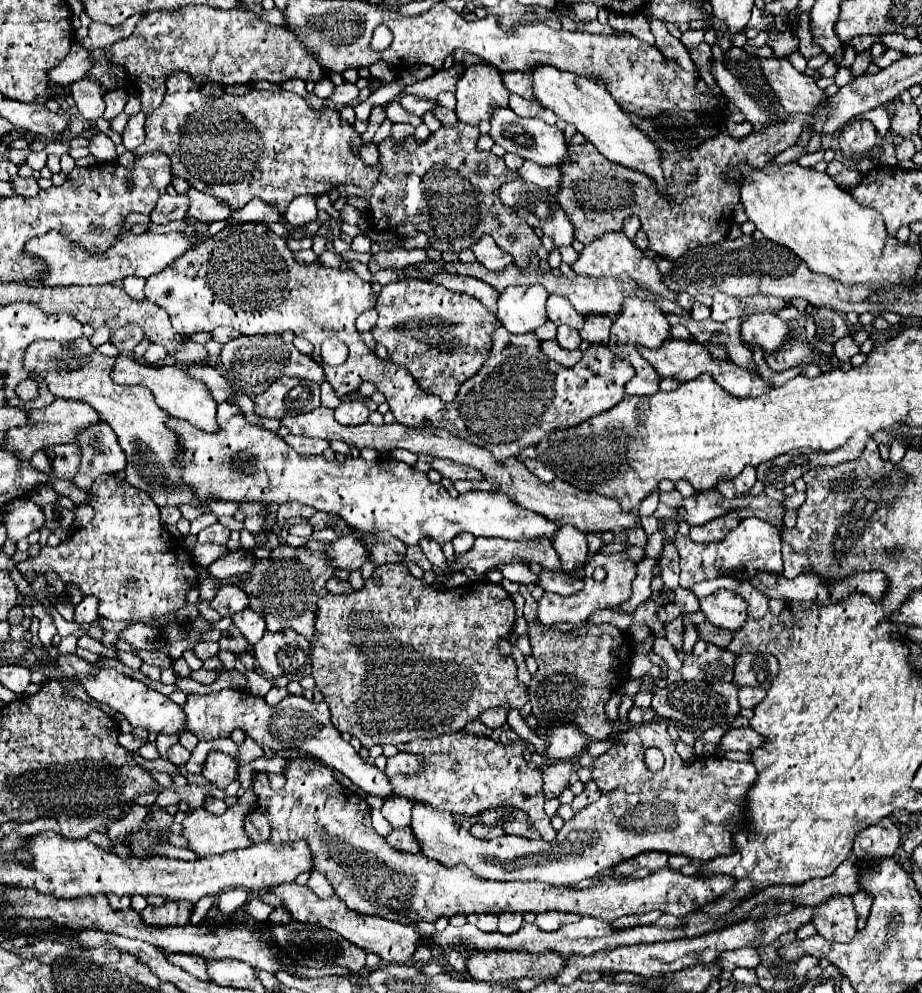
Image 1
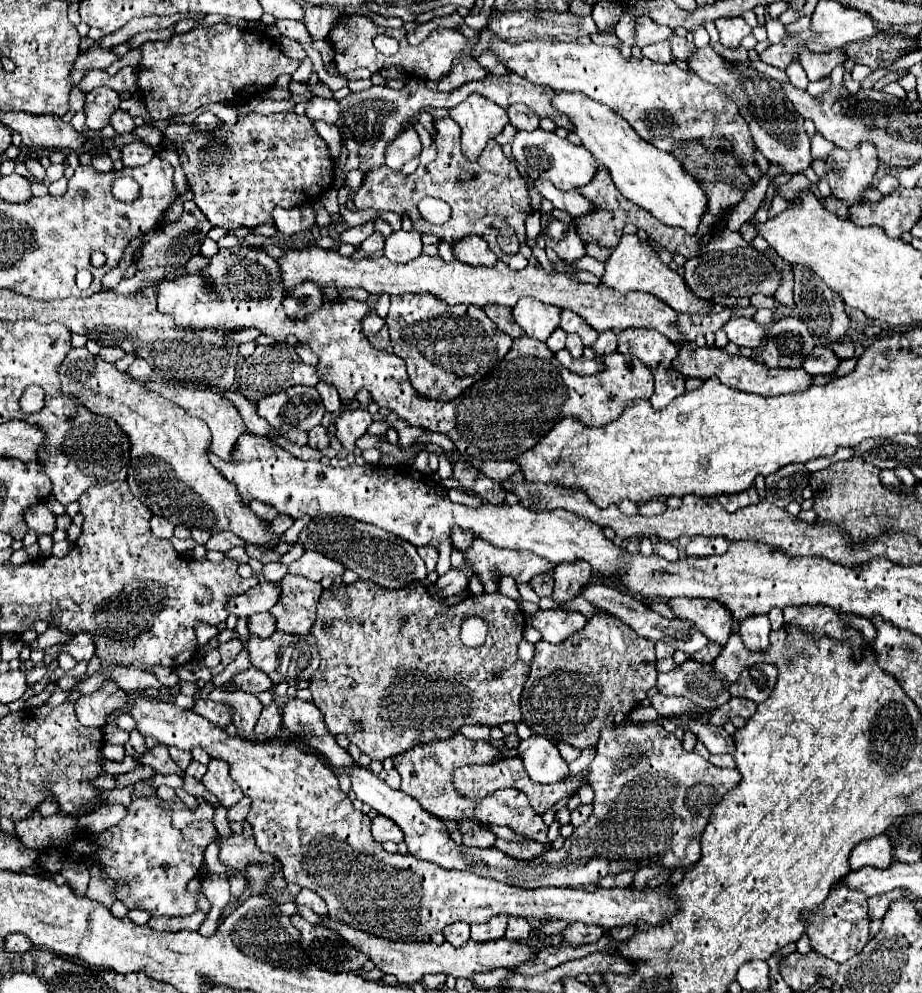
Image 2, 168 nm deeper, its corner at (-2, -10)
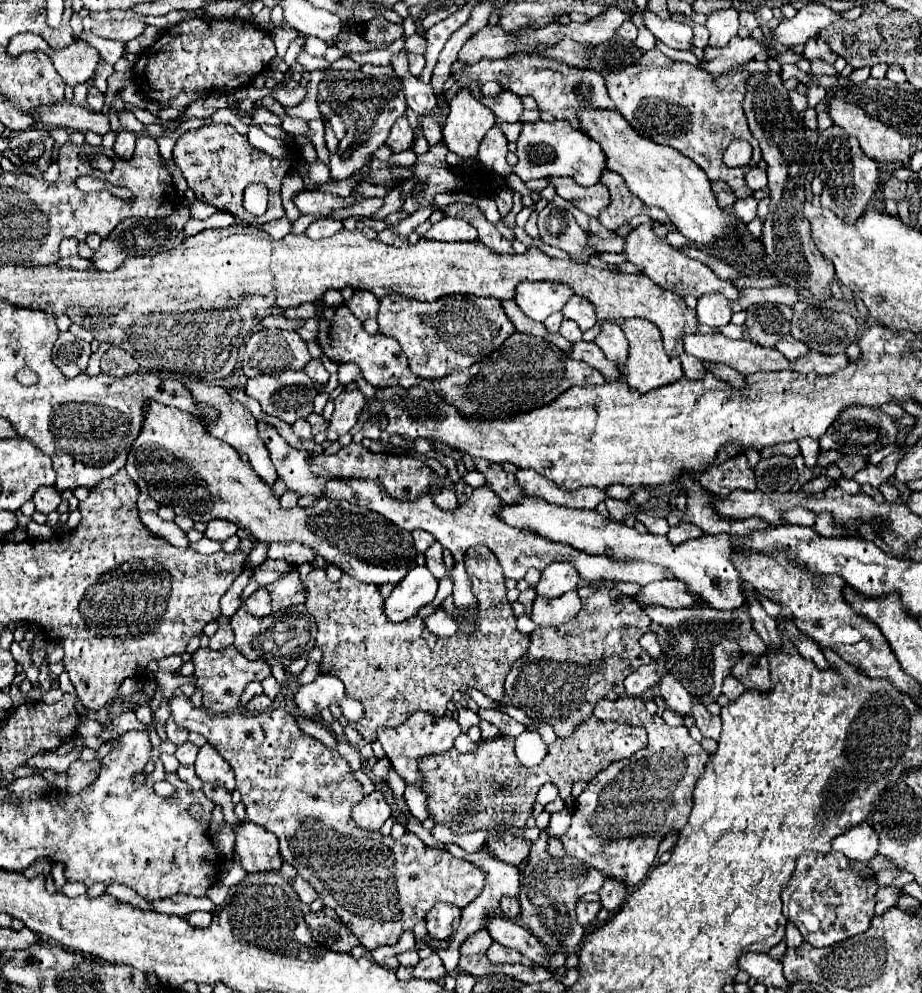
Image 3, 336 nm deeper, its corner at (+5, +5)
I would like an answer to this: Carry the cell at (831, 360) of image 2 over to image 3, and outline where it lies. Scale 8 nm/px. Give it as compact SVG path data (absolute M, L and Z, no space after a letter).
M784 336L774 348L778 352L782 352L788 360L796 360L796 358L800 358L800 356L804 356L808 352L808 346L798 342L798 340L794 340L792 336Z

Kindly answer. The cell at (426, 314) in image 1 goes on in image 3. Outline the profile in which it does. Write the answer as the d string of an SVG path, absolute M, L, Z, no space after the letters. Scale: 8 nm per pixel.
M390 294L380 298L380 332L398 340L408 356L410 370L420 378L444 378L452 370L464 370L498 350L502 342L516 332L500 300L474 298L466 294L444 296L434 302L418 302L406 296Z

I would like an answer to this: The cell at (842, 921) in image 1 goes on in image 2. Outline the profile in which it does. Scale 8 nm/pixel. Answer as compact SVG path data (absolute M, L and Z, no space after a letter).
M839 883L839 885L835 885L835 889L831 889L825 903L821 907L817 907L813 921L811 921L811 913L805 913L805 919L809 919L805 933L811 939L811 947L817 953L821 953L837 963L843 963L843 961L851 959L853 955L857 955L869 941L867 895L861 891L849 889L845 883Z

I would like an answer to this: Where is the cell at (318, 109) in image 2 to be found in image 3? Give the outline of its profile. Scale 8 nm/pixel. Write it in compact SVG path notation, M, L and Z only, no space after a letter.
M280 82L280 84L270 92L270 96L272 96L278 104L282 104L282 106L296 106L296 104L300 104L300 102L304 100L304 96L306 96L306 86L300 84L298 88L288 90L288 88L286 88L286 82Z

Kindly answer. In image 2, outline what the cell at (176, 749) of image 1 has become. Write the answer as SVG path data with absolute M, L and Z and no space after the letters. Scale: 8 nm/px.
M171 747L169 749L169 753L171 753L171 759L179 765L179 769L187 769L187 765L191 763L191 753L189 751L179 751L179 749L175 749L175 747Z

